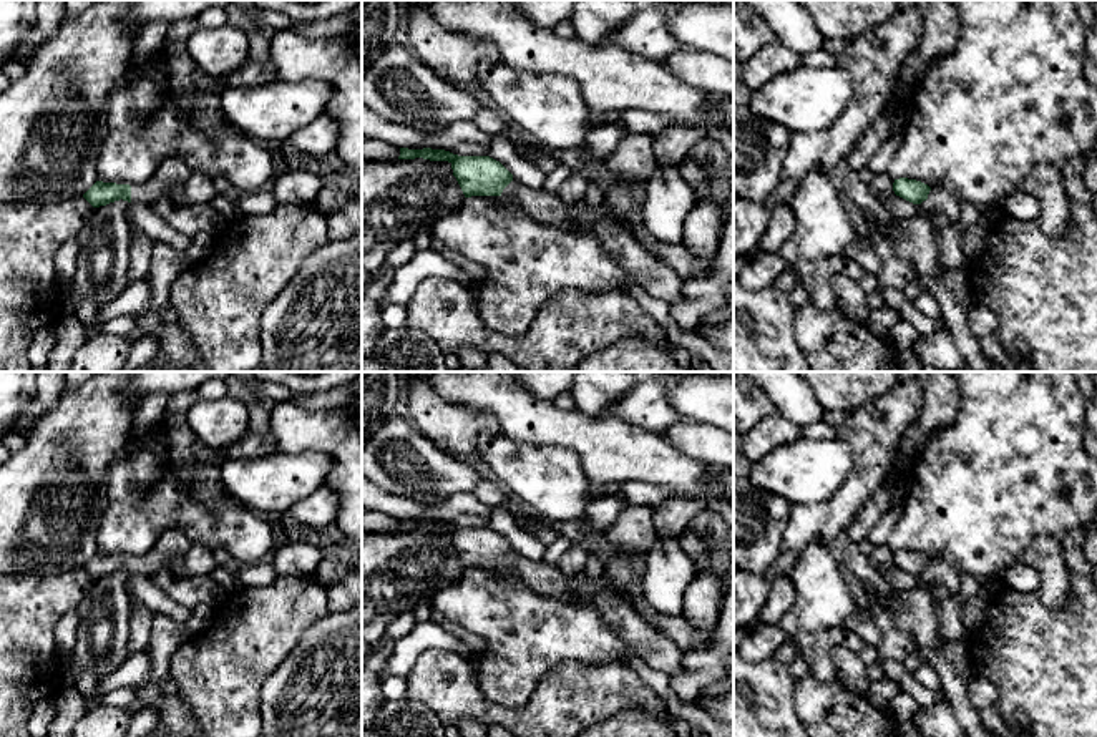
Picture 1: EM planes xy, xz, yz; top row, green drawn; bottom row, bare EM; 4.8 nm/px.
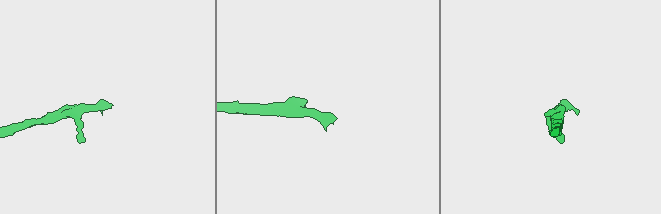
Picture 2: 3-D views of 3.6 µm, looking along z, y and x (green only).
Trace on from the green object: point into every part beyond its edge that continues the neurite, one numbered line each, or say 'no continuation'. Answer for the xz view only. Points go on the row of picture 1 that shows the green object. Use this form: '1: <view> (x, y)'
1: xz (546, 208)

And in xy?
1: xy (173, 171)

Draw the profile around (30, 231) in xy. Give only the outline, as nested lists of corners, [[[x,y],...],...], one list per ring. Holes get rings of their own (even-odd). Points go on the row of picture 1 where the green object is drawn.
[[[83,196],[0,204],[0,372],[32,372],[27,354],[32,339],[40,329],[55,327],[70,302],[56,277],[55,254],[93,211]]]

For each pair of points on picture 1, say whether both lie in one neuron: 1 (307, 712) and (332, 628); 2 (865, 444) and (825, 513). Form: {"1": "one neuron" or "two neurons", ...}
{"1": "one neuron", "2": "one neuron"}

